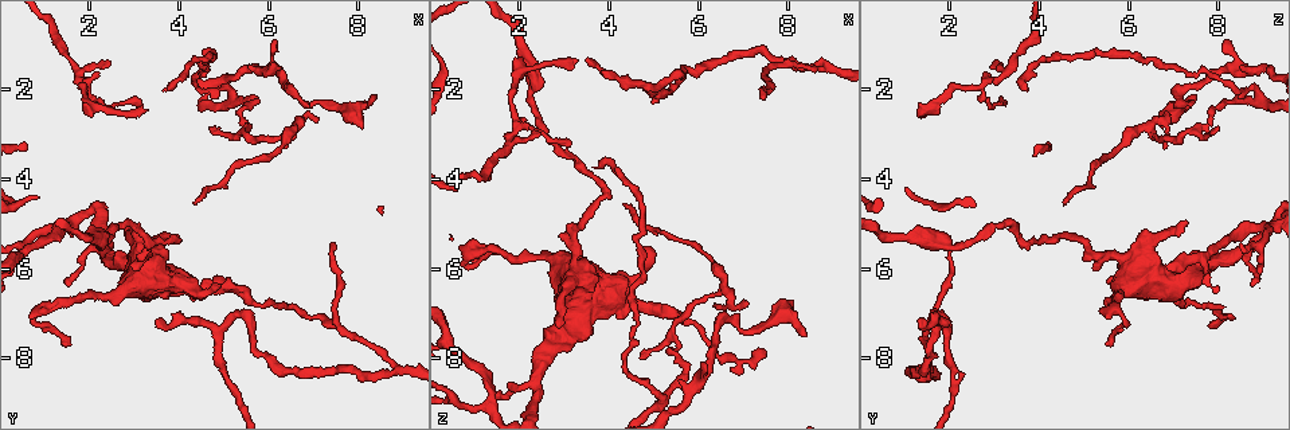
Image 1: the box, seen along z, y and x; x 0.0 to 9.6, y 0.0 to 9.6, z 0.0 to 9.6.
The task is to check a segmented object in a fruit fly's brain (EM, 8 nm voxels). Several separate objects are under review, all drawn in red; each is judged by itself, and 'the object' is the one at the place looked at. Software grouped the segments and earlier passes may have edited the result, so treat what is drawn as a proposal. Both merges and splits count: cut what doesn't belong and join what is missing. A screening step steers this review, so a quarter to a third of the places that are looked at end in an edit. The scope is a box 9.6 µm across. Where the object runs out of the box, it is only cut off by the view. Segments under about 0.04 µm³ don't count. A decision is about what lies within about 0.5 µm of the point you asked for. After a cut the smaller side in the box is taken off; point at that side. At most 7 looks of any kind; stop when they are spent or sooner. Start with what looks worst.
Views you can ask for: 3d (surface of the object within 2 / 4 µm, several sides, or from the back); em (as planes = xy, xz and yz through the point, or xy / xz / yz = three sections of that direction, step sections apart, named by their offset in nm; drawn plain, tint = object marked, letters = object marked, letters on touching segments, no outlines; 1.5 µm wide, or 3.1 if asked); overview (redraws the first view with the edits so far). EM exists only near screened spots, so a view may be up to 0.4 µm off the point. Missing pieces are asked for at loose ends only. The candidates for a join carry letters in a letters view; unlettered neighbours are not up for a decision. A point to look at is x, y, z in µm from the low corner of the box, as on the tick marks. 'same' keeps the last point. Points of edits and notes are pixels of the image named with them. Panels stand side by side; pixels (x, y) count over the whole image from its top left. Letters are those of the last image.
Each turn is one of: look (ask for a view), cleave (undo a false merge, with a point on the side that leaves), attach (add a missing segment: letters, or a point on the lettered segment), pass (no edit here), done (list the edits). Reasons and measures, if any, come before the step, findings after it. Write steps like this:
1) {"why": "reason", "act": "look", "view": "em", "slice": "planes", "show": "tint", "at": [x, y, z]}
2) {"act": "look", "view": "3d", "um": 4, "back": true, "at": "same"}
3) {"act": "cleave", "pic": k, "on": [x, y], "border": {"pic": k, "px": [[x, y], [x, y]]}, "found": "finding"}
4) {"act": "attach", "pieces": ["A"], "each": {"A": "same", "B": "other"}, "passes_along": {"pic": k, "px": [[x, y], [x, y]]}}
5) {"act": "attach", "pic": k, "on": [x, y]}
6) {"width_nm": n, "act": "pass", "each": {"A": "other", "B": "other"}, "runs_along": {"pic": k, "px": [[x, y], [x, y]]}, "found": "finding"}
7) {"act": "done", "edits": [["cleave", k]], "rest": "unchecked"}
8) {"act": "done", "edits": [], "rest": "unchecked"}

{"why": "thick end", "act": "look", "view": "3d", "um": 4, "at": [4.20, 6.30, 6.20]}

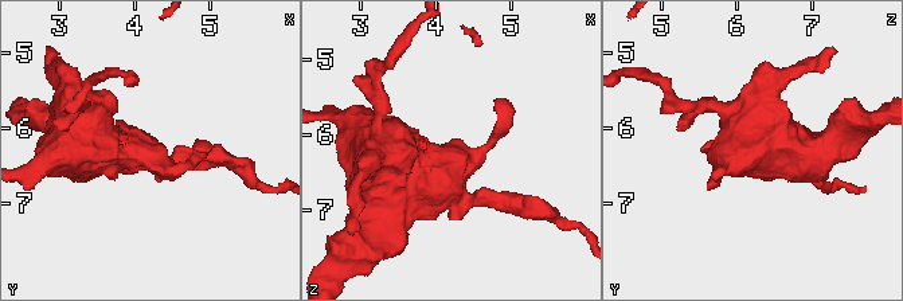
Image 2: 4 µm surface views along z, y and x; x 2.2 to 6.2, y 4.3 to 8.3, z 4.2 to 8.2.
{"why": "need the tissue", "act": "look", "view": "em", "slice": "planes", "show": "letters", "at": [4.15, 6.30, 6.15]}

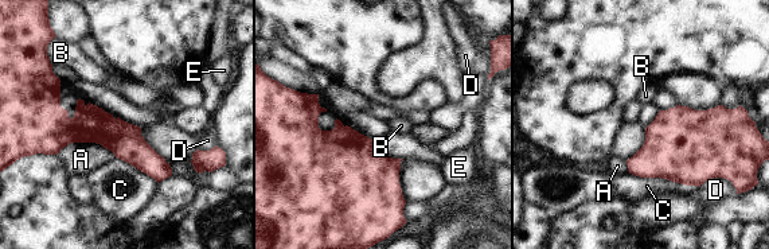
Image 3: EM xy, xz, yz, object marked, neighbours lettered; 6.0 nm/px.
{"act": "pass", "each": {"A": "other", "B": "other", "C": "other", "D": "other", "E": "other"}, "border": {"pic": 3, "px": [[58, 152], [100, 143], [116, 156]]}, "found": "no lettered segment goes on from it"}

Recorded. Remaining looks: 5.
{"why": "tapers out", "act": "look", "view": "em", "slice": "planes", "show": "plain", "at": [3.20, 2.50, 1.55]}

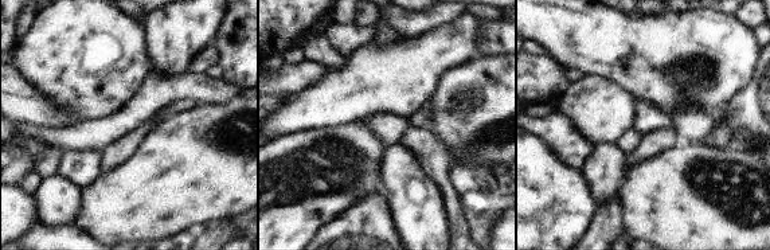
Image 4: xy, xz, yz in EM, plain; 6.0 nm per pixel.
{"act": "look", "view": "em", "slice": "planes", "show": "letters", "at": "same"}

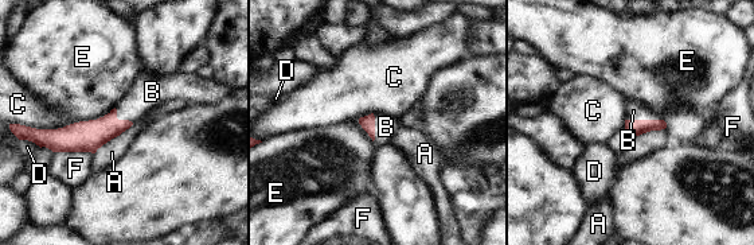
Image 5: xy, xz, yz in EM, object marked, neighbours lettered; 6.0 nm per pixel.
{"act": "attach", "pieces": ["B"], "each": {"A": "other", "B": "same", "C": "other", "D": "other", "E": "other", "F": "other"}, "passes_along": {"pic": 5, "px": [[635, 127], [644, 120], [633, 111]]}, "found": "it goes on there"}

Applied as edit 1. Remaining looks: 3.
{"why": "see it whole again", "act": "look", "view": "overview"}

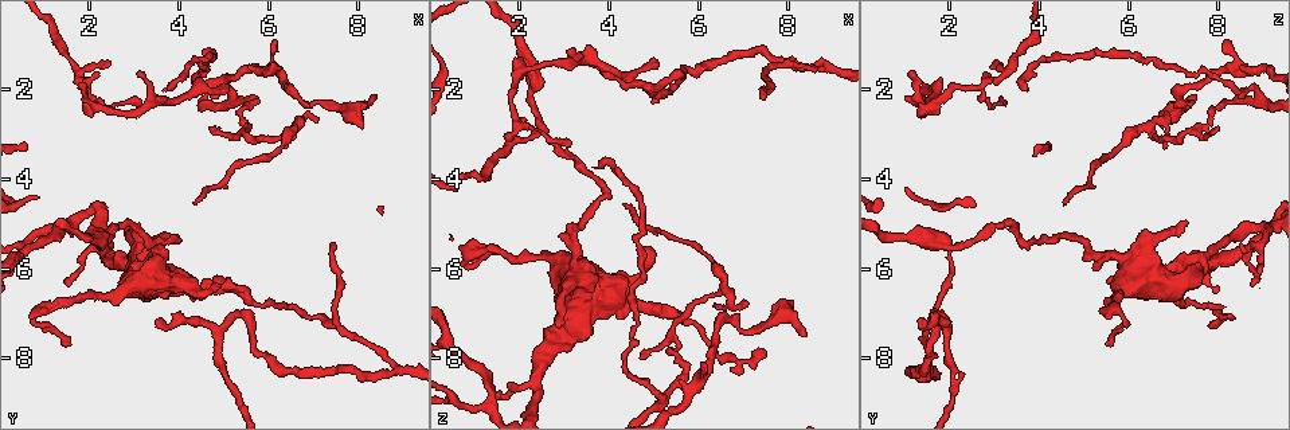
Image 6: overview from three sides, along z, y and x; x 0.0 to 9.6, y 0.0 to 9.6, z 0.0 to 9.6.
{"why": "tapers out", "act": "look", "view": "em", "slice": "planes", "show": "letters", "at": [5.15, 2.00, 1.45]}

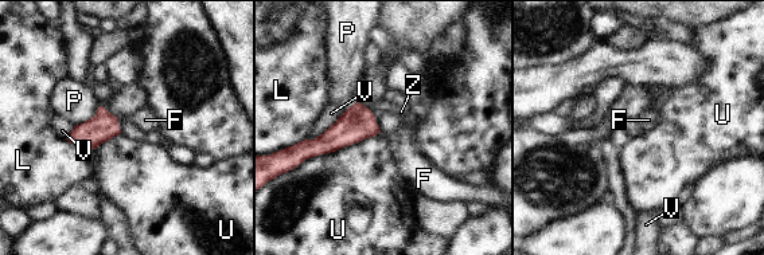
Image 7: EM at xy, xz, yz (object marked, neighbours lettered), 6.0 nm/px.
{"act": "attach", "pieces": ["F"], "each": {"F": "same", "L": "other", "P": "other", "U": "other", "V": "other", "Z": "other"}, "passes_along": {"pic": 7, "px": [[101, 128], [117, 122], [145, 120]]}, "found": "the cell continues"}

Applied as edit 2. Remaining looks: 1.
{"act": "done", "edits": [["attach", 5], ["attach", 7]], "rest": "unchecked"}

